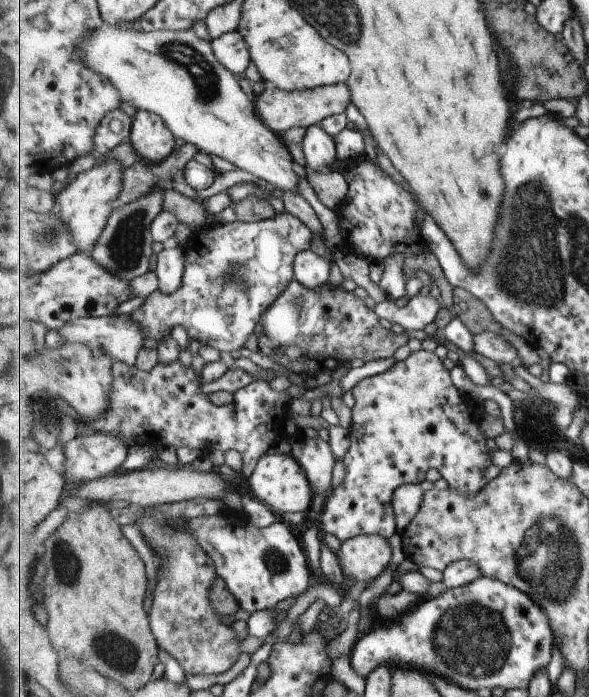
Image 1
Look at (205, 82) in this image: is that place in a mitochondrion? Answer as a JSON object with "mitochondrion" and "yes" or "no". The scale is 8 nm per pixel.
{"mitochondrion":"yes"}

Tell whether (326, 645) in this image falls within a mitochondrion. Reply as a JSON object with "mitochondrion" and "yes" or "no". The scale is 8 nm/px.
{"mitochondrion":"no"}

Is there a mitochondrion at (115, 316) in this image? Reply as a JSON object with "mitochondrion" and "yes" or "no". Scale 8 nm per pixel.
{"mitochondrion":"no"}

